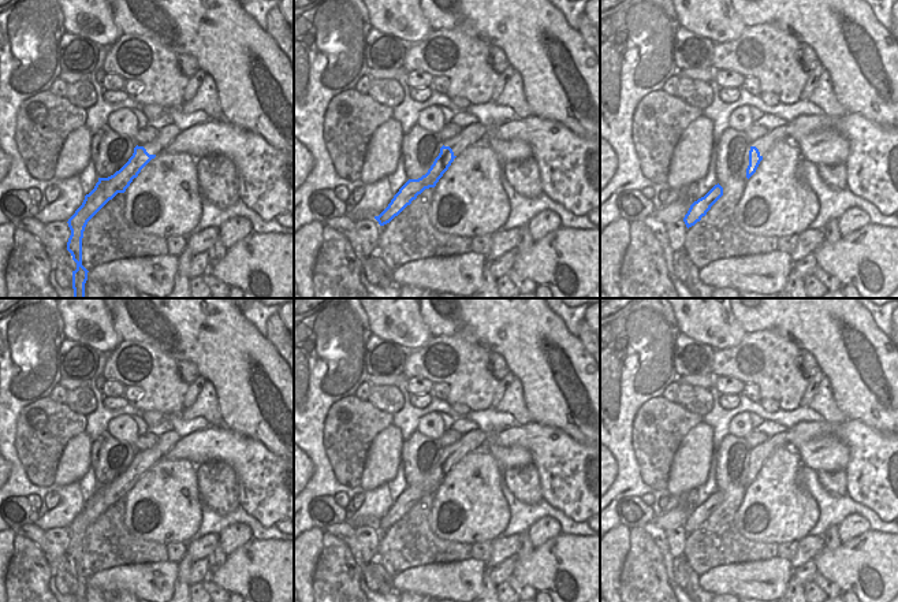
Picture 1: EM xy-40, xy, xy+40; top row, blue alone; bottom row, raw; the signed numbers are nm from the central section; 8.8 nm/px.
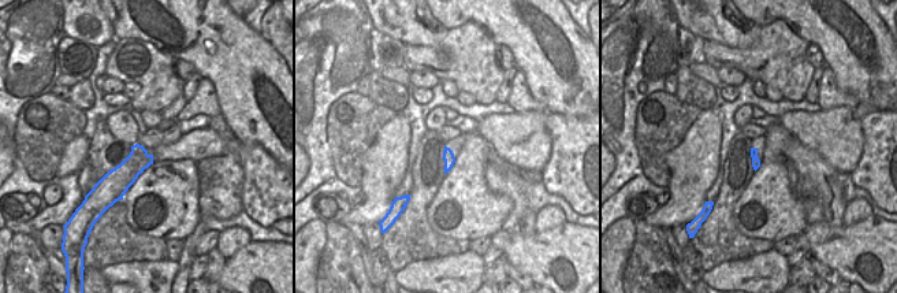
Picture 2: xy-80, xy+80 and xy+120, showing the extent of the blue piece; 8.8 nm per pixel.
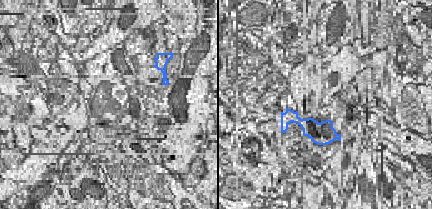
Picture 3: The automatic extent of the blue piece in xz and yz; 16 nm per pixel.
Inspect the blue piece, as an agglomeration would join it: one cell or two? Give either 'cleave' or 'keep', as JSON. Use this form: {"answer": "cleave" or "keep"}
{"answer": "cleave"}

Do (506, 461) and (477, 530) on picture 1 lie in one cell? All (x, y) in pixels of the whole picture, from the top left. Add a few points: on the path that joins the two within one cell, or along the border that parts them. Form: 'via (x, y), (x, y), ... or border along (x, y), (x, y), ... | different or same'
border along (487, 448), (502, 467) | different

